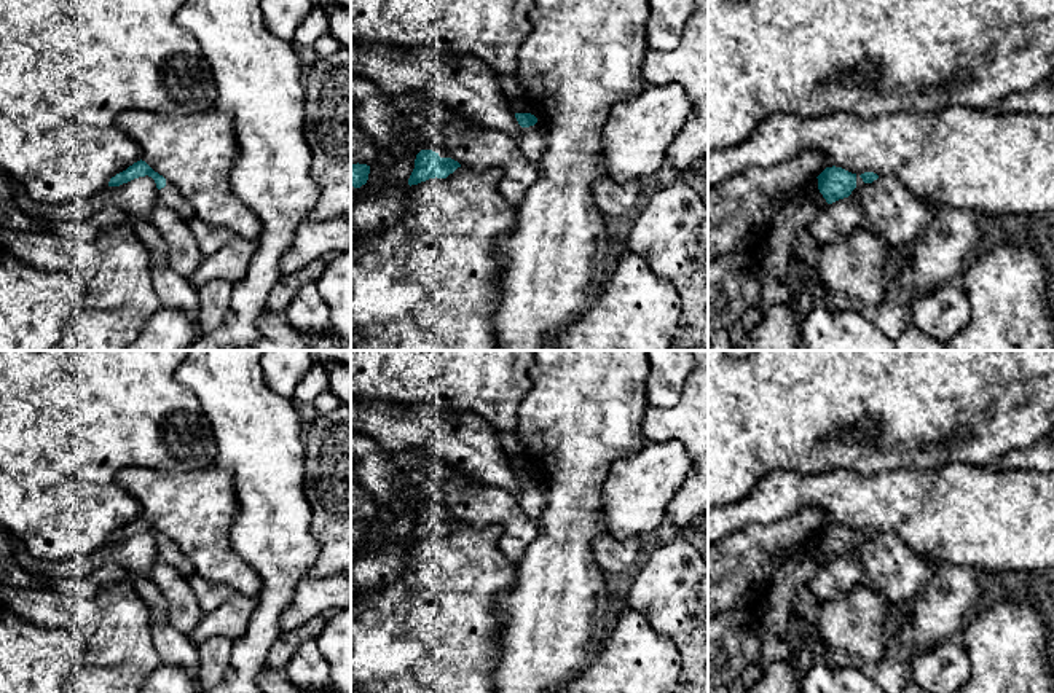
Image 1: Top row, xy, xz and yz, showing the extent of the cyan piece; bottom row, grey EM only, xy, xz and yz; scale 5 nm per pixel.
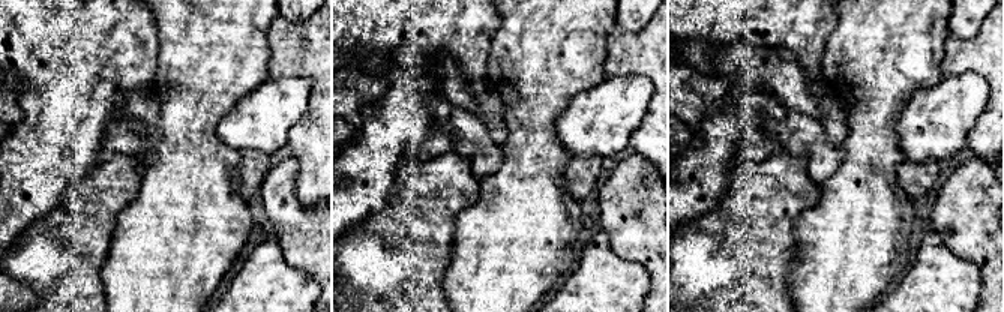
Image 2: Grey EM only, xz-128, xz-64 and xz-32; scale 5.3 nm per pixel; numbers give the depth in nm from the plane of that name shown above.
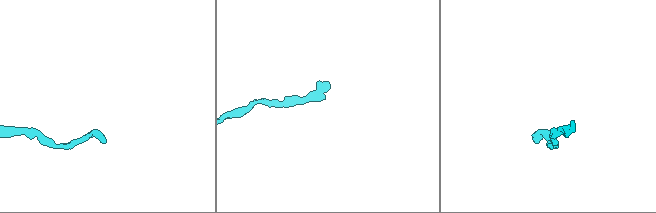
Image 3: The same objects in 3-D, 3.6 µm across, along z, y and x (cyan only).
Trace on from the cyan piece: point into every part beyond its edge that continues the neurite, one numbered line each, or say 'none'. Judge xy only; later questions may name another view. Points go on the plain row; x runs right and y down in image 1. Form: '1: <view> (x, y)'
1: xy (169, 553)

